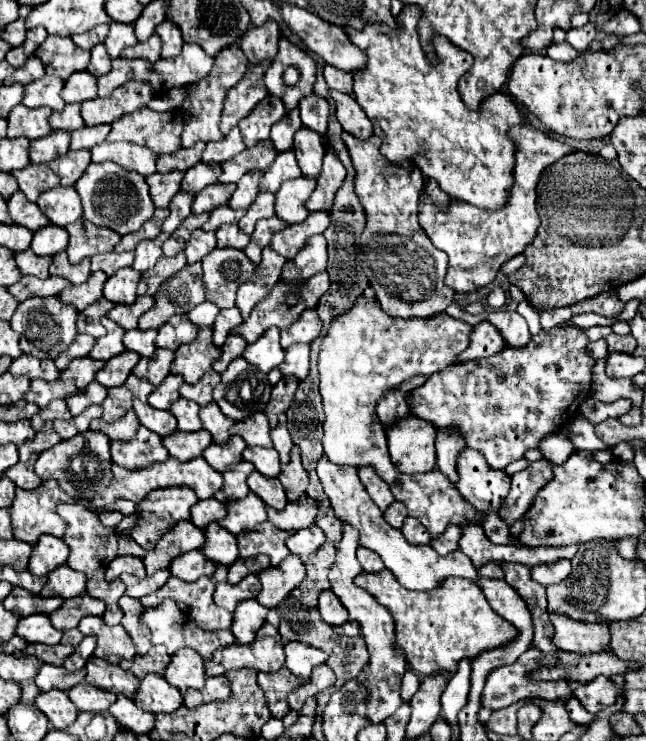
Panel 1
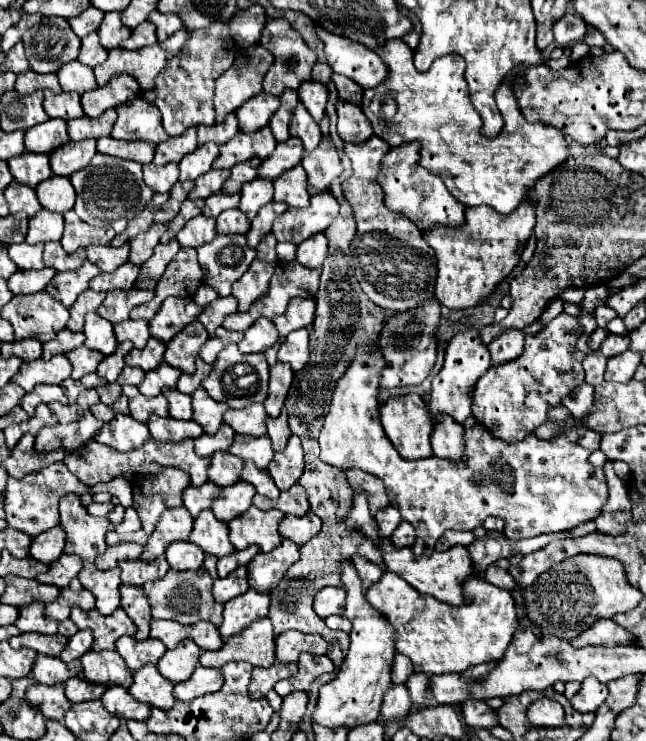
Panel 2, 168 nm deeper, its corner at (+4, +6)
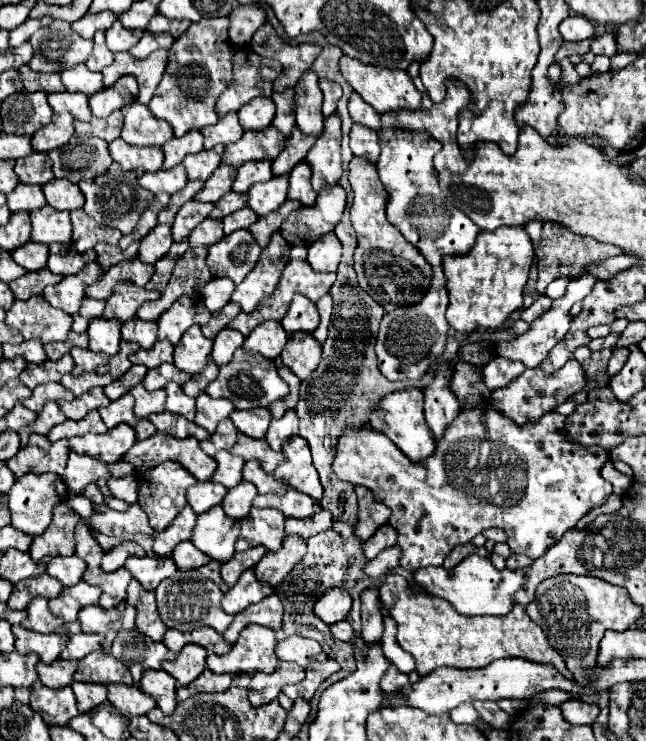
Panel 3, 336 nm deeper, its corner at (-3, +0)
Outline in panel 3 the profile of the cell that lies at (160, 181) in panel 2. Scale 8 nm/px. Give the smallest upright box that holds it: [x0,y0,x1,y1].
[139,164,187,194]

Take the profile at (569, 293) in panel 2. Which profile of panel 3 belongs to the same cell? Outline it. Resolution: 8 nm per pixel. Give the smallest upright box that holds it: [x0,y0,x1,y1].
[545,278,569,298]

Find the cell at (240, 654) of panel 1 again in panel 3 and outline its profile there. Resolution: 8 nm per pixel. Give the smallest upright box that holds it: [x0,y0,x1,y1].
[207,626,279,674]

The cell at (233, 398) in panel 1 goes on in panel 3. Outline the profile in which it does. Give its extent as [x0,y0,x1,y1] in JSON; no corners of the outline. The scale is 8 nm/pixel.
[205,348,287,410]

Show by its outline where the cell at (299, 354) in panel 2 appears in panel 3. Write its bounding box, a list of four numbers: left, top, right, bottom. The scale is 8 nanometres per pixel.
[281,332,321,380]

